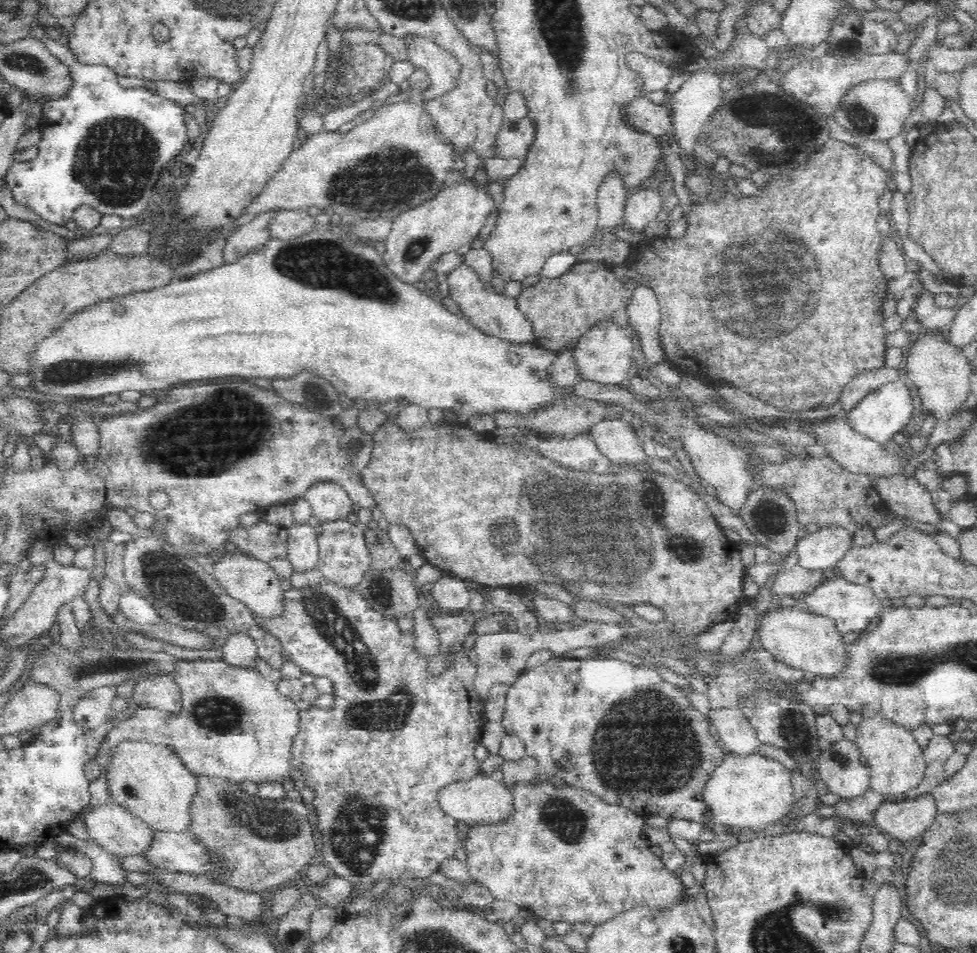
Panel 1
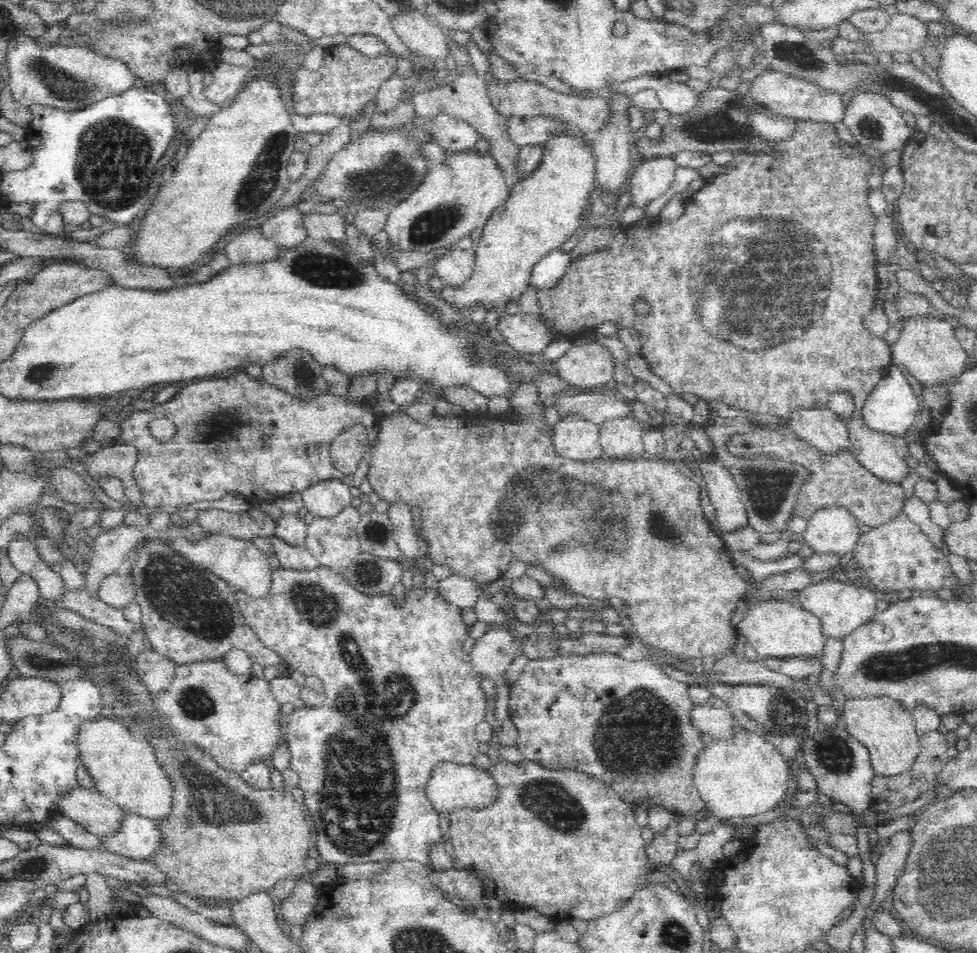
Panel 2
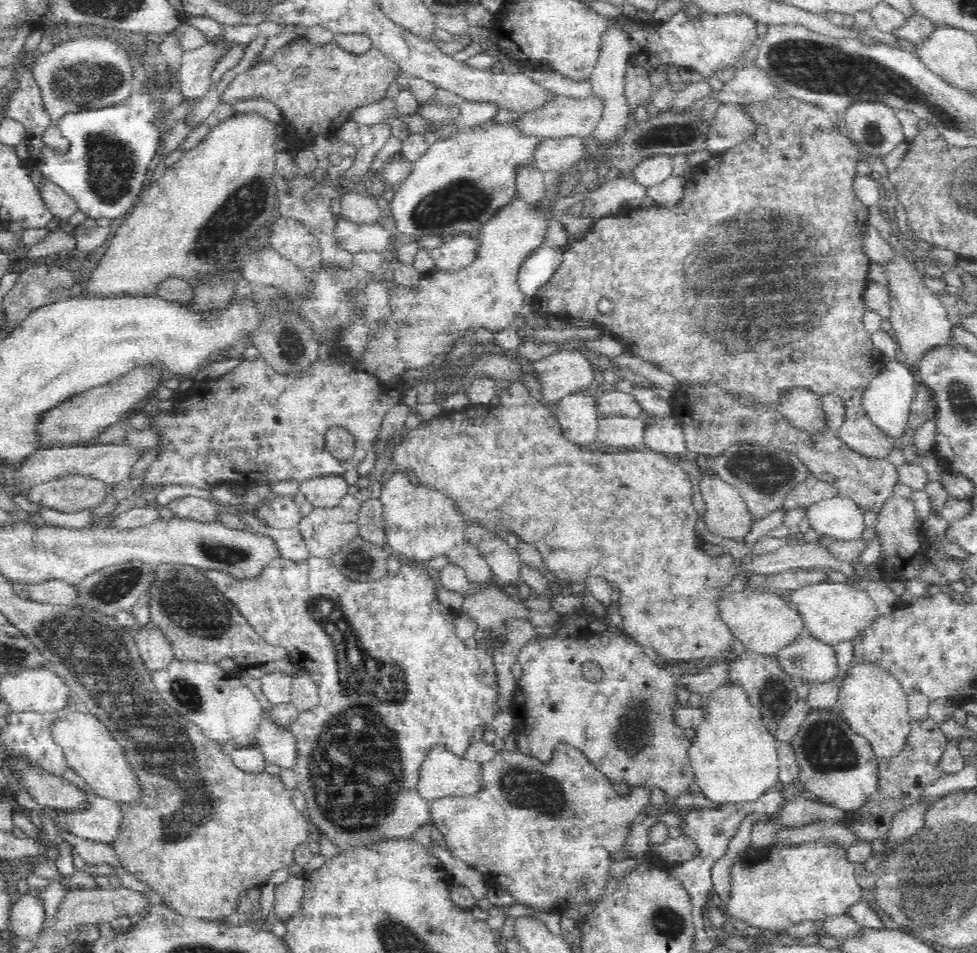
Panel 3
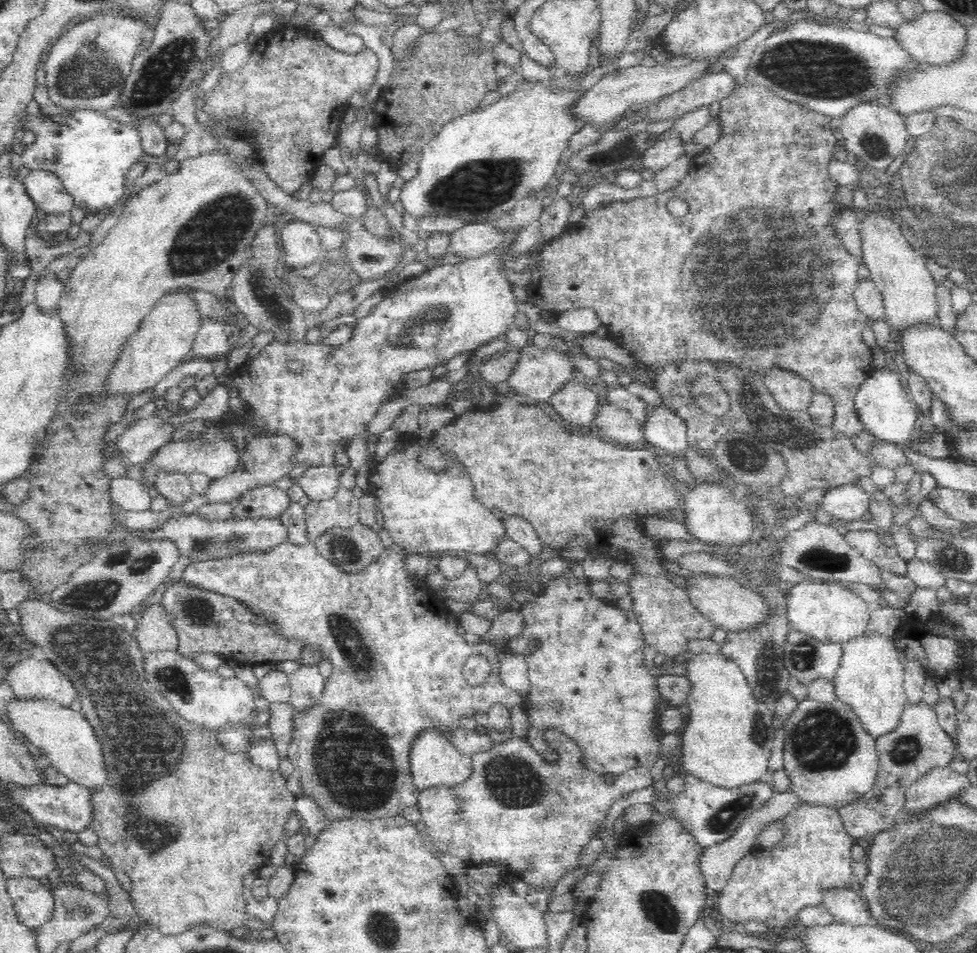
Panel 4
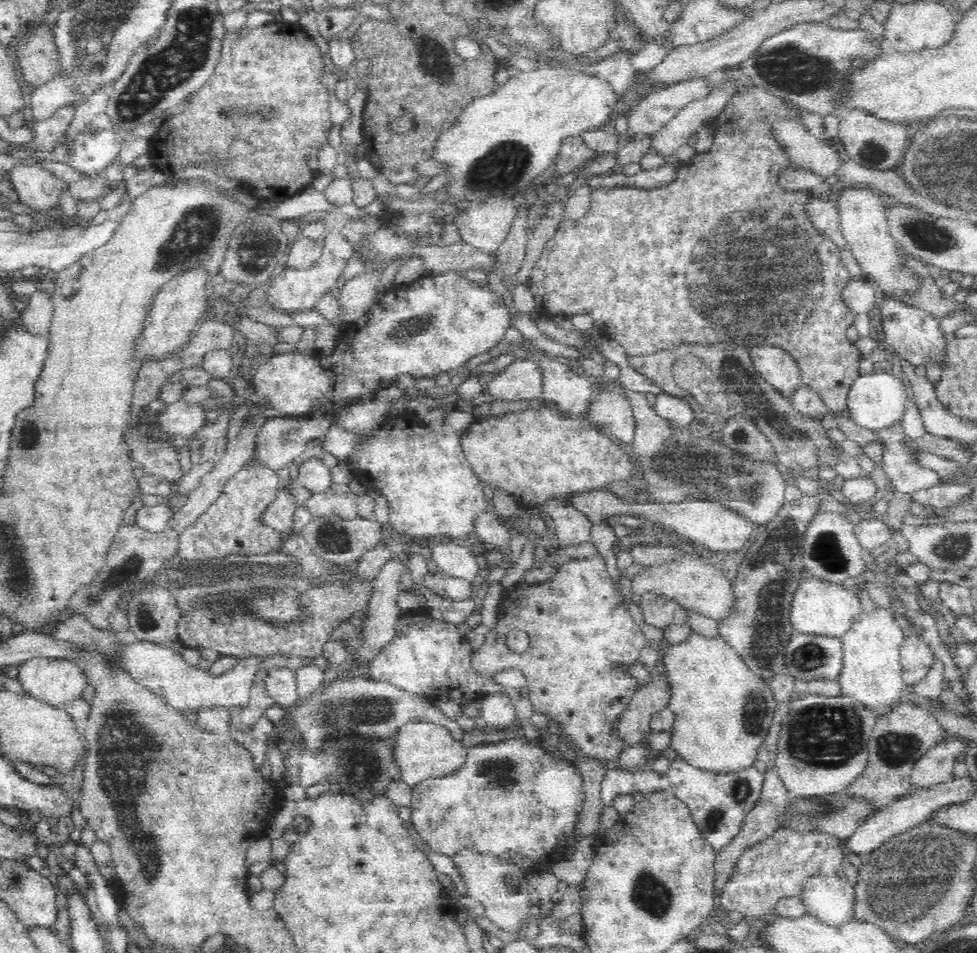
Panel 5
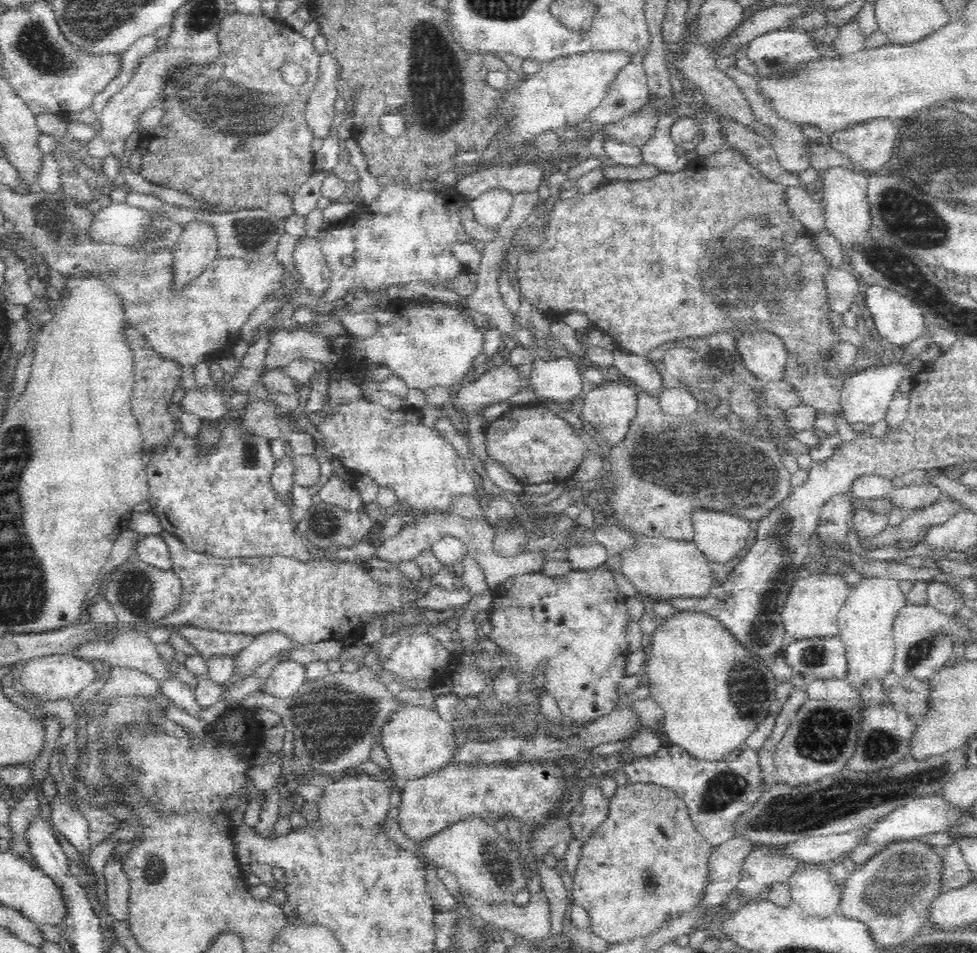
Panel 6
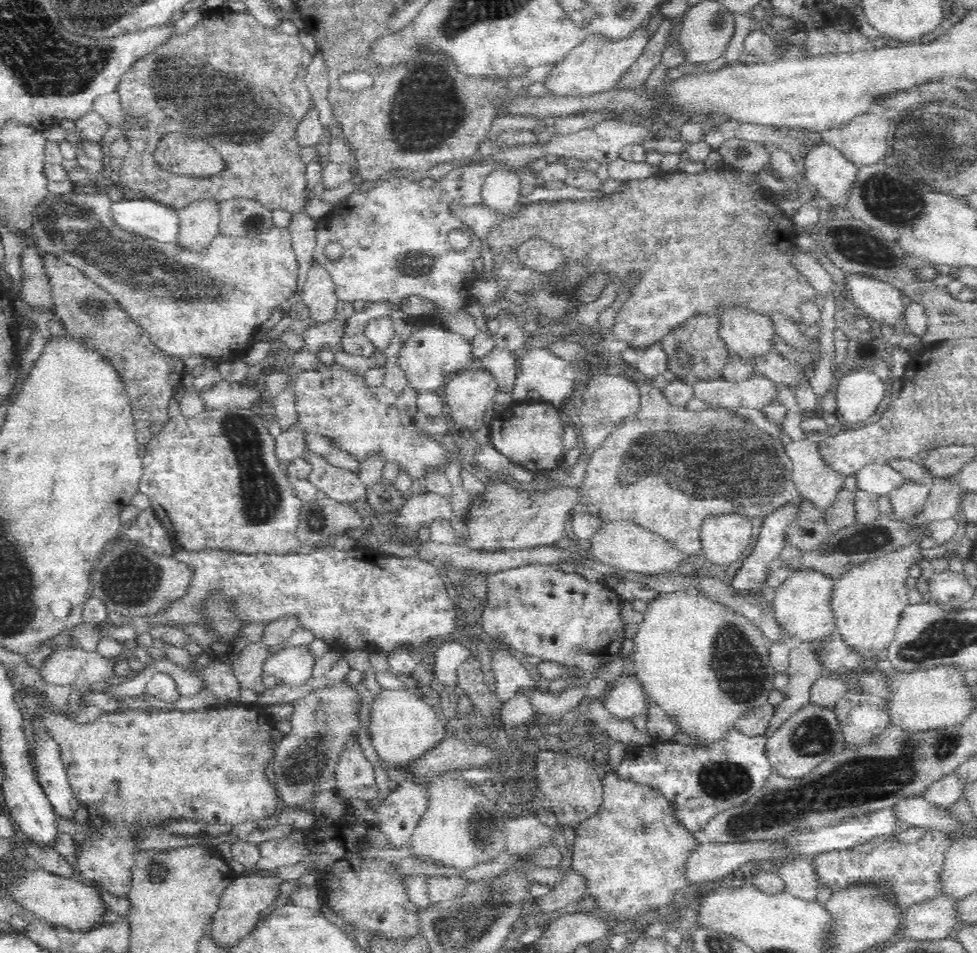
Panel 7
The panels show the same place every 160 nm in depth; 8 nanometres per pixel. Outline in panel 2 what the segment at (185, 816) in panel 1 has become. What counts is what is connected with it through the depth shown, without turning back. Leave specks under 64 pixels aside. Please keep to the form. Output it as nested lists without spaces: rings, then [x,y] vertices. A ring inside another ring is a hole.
[[[104,717],[82,721],[74,741],[81,766],[86,769],[93,788],[102,796],[134,814],[157,819],[166,816],[171,807],[171,784],[160,771],[152,747],[137,739],[125,726],[112,718]]]

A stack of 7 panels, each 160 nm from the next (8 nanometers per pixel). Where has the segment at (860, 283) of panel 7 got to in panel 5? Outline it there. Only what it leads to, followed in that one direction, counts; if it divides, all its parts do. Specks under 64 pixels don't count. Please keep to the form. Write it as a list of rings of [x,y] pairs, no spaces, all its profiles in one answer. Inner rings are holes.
[[[886,296],[878,300],[876,306],[880,309],[884,340],[894,348],[900,362],[908,368],[920,364],[925,366],[928,359],[936,359],[941,364],[948,338],[942,334],[938,320],[921,308]]]

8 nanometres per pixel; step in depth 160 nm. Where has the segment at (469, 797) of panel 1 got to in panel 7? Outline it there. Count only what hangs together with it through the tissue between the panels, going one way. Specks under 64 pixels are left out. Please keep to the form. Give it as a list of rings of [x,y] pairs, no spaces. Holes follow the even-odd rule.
[[[380,690],[370,706],[370,724],[368,734],[379,758],[394,766],[413,761],[437,742],[446,738],[444,720],[436,715],[433,707],[422,702],[408,690]]]

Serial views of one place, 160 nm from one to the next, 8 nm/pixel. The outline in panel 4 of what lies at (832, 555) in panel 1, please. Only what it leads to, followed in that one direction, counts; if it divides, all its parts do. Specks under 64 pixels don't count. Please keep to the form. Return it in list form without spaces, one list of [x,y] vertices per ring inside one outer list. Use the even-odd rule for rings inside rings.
[[[855,484],[833,487],[819,502],[819,506],[841,525],[854,520],[866,519],[869,505],[868,492]]]

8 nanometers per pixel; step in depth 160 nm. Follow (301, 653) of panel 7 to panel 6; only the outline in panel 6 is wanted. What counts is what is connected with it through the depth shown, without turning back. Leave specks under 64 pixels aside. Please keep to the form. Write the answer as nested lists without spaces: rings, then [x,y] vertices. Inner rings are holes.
[[[294,659],[278,661],[265,680],[265,691],[278,698],[294,696],[307,683],[306,665]]]

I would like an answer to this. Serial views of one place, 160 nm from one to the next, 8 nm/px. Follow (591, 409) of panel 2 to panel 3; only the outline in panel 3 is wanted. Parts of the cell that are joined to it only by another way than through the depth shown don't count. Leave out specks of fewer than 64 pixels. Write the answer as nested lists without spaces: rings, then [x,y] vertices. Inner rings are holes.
[[[604,388],[596,398],[599,416],[620,415],[636,418],[644,412],[635,396],[616,388]]]

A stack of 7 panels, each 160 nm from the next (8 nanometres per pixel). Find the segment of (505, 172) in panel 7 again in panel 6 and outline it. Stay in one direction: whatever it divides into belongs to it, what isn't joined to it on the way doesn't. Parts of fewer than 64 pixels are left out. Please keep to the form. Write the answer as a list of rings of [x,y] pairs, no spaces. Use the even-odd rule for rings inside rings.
[[[496,187],[483,192],[475,199],[469,199],[469,205],[480,223],[501,225],[510,212],[513,198],[512,191]]]

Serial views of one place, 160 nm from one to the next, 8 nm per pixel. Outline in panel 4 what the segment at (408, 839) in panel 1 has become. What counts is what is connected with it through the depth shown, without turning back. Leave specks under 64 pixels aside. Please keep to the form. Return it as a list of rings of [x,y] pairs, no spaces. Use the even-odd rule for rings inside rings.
[[[288,539],[274,548],[264,550],[264,552],[242,552],[242,554],[232,554],[232,556],[222,558],[222,560],[194,561],[190,563],[181,576],[181,581],[196,586],[202,590],[210,590],[216,594],[233,596],[250,607],[257,613],[262,613],[274,620],[274,624],[284,633],[286,637],[296,637],[298,640],[306,640],[308,645],[320,646],[322,658],[329,660],[334,668],[332,675],[328,678],[325,685],[323,696],[317,705],[300,710],[293,719],[293,737],[287,752],[287,758],[294,767],[293,776],[300,781],[302,792],[311,797],[316,804],[323,810],[327,819],[335,817],[354,817],[354,819],[375,819],[381,816],[394,816],[402,814],[405,806],[414,804],[419,793],[419,789],[410,780],[411,773],[409,766],[409,748],[414,737],[423,729],[436,727],[447,734],[447,728],[460,722],[471,722],[474,714],[487,714],[487,710],[496,703],[506,705],[510,710],[516,705],[521,704],[519,694],[515,690],[506,688],[497,675],[497,647],[490,643],[468,644],[464,638],[458,634],[456,624],[457,617],[452,615],[452,610],[446,606],[444,599],[434,596],[429,592],[427,583],[424,579],[414,579],[405,570],[405,552],[400,549],[384,550],[378,560],[368,564],[362,572],[346,572],[333,566],[325,557],[317,551],[314,543],[308,541],[304,544],[296,544]],[[470,655],[484,655],[489,660],[494,674],[482,684],[471,685],[465,679],[463,666]]]

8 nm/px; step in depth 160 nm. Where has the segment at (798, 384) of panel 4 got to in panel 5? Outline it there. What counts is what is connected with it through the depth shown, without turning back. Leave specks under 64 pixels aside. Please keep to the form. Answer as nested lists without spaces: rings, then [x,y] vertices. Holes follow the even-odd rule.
[[[762,345],[748,349],[756,372],[782,395],[789,398],[791,392],[802,385],[798,365],[785,348]]]

